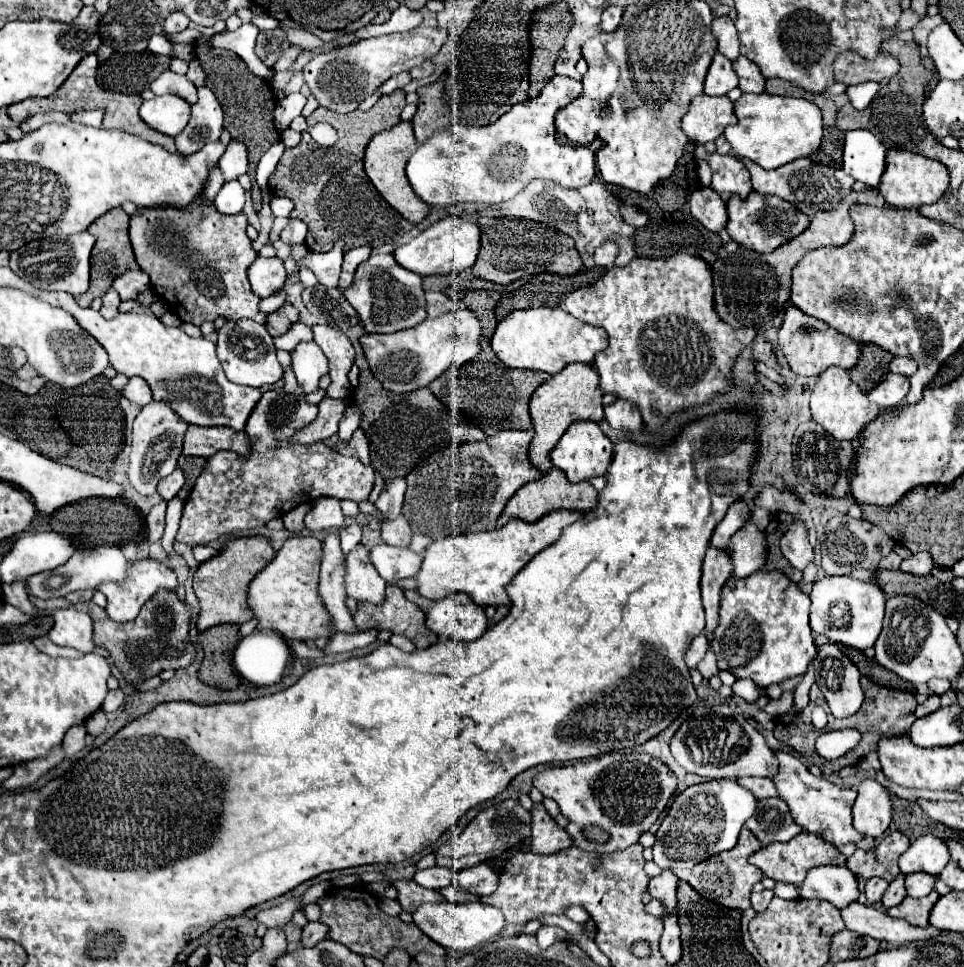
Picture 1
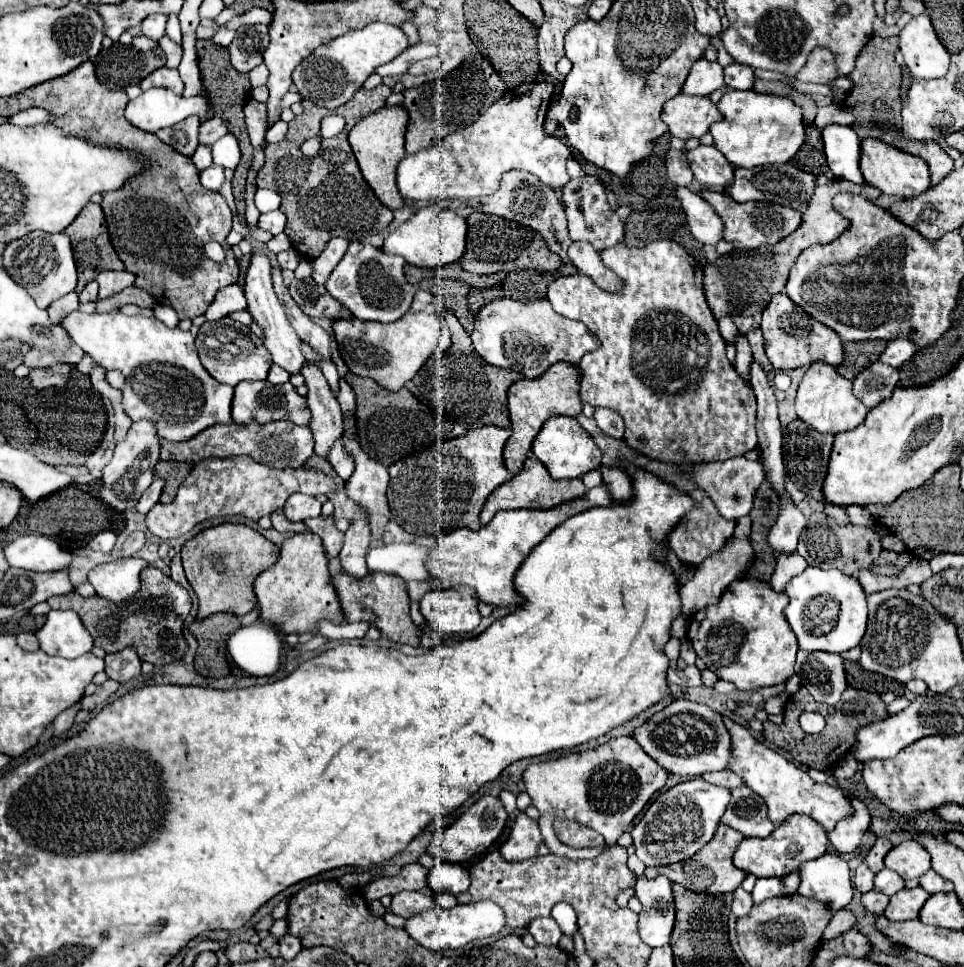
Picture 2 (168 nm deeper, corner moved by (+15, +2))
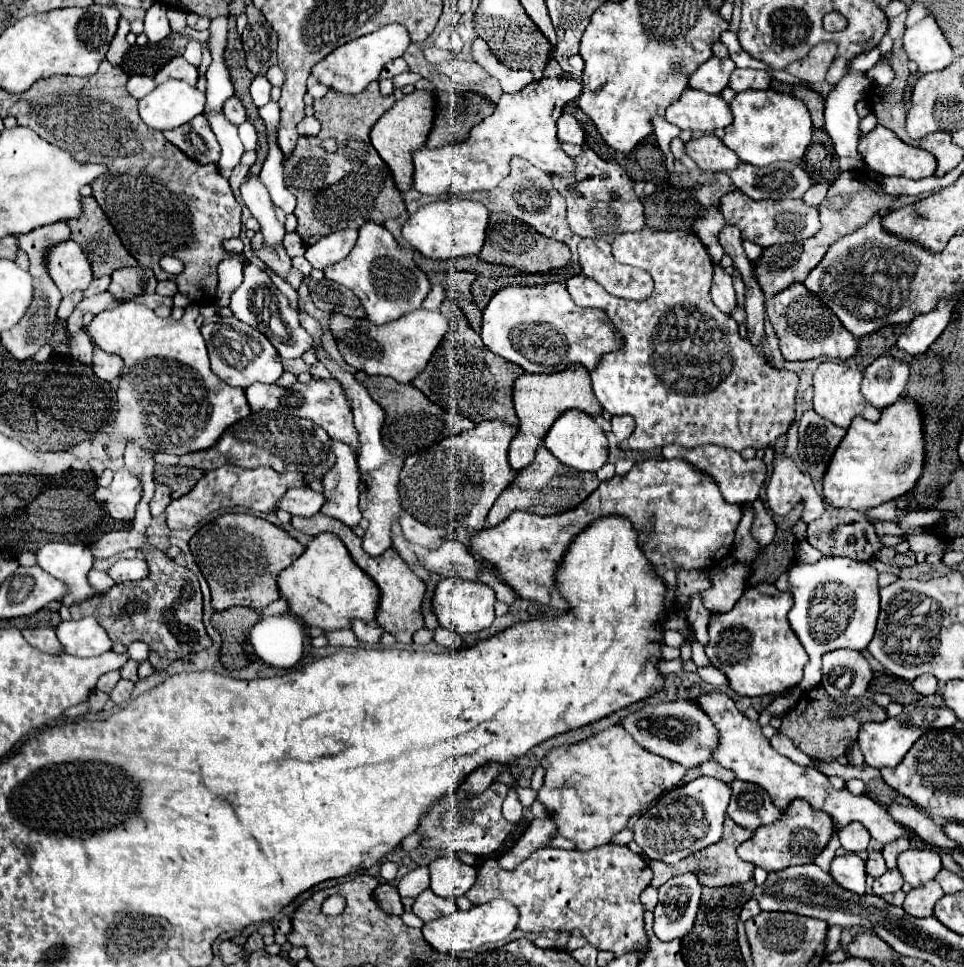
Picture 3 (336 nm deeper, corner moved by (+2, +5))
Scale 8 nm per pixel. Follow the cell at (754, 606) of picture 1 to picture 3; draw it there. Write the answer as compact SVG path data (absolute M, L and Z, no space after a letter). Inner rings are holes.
M749 585L743 597L727 613L713 613L709 619L709 645L705 647L713 667L723 671L729 679L729 687L745 697L759 697L771 693L783 693L799 685L803 667L809 655L801 647L795 631L787 621L787 613L793 607L793 595L777 591L769 595L771 585Z

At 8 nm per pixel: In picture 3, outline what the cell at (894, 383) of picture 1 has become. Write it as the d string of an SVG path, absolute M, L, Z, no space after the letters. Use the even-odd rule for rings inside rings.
M881 355L863 373L861 393L877 409L885 409L895 403L909 379L909 365L893 355Z

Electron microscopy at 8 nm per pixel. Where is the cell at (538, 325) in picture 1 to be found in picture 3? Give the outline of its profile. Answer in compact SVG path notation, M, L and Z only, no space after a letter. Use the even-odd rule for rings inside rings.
M563 283L497 291L483 311L481 339L487 349L523 367L527 373L557 373L575 363L593 371L603 353L623 347L623 339L607 315L597 309L577 307Z

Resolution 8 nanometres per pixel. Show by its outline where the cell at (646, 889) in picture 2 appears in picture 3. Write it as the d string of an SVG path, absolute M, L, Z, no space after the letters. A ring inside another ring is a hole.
M693 873L671 877L659 887L653 931L661 941L683 939L695 921L701 901L701 885Z

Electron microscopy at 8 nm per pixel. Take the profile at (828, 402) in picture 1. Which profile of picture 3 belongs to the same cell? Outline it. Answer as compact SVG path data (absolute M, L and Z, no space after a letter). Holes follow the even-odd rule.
M833 361L821 363L813 375L813 389L815 389L813 409L815 409L815 413L843 429L847 429L851 425L851 419L857 415L861 415L869 421L877 421L881 411L877 407L873 407L869 401L865 401L865 397L861 395L861 389L859 389L861 379L863 379L863 373L859 369L851 369L843 363L833 363Z

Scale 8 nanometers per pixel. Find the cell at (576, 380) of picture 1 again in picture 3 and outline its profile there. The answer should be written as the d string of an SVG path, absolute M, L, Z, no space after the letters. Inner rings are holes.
M571 365L559 373L553 375L521 375L515 381L513 389L513 401L515 411L519 417L519 433L513 437L509 447L509 463L515 467L515 471L525 469L535 459L535 451L551 425L557 421L557 417L569 409L581 409L591 417L597 417L603 409L597 403L597 397L591 389L591 377L589 371L581 365Z

